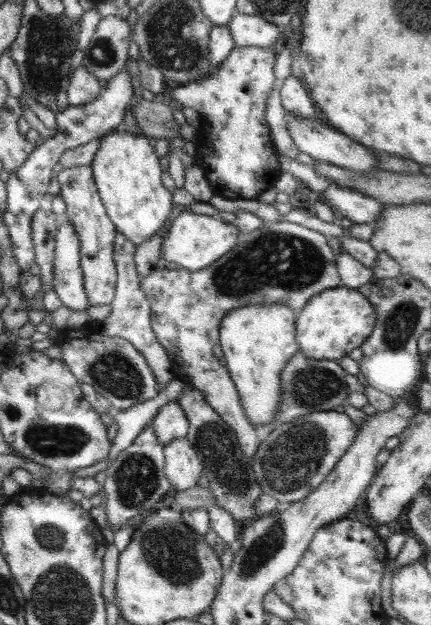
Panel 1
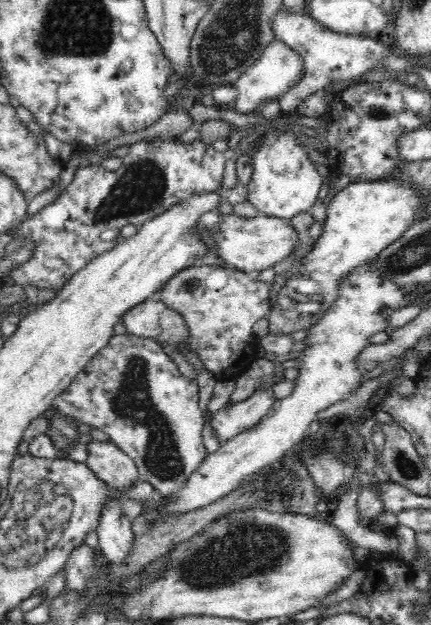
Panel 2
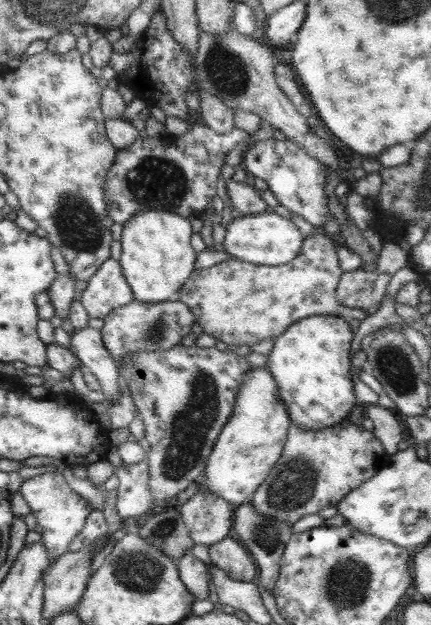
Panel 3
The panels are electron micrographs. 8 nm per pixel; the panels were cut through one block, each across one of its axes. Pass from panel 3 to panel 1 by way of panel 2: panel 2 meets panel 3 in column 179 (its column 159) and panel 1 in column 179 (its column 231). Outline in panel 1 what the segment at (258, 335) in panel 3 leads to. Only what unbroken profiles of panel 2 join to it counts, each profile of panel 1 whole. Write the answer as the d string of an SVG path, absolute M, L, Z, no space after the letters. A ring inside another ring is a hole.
M282 220L263 223L260 228L242 234L232 250L202 270L189 271L180 266L177 266L177 269L169 269L166 266L165 269L155 268L148 276L141 277L142 292L150 302L151 327L158 342L168 353L173 376L199 390L206 403L235 433L240 450L250 462L260 441L256 435L256 428L244 415L237 390L227 374L225 361L220 361L212 351L214 346L220 345L220 322L224 314L228 314L230 310L238 310L252 304L284 304L297 316L312 296L322 290L341 286L341 278L336 268L336 253L337 250L330 245L326 235L306 226Z

